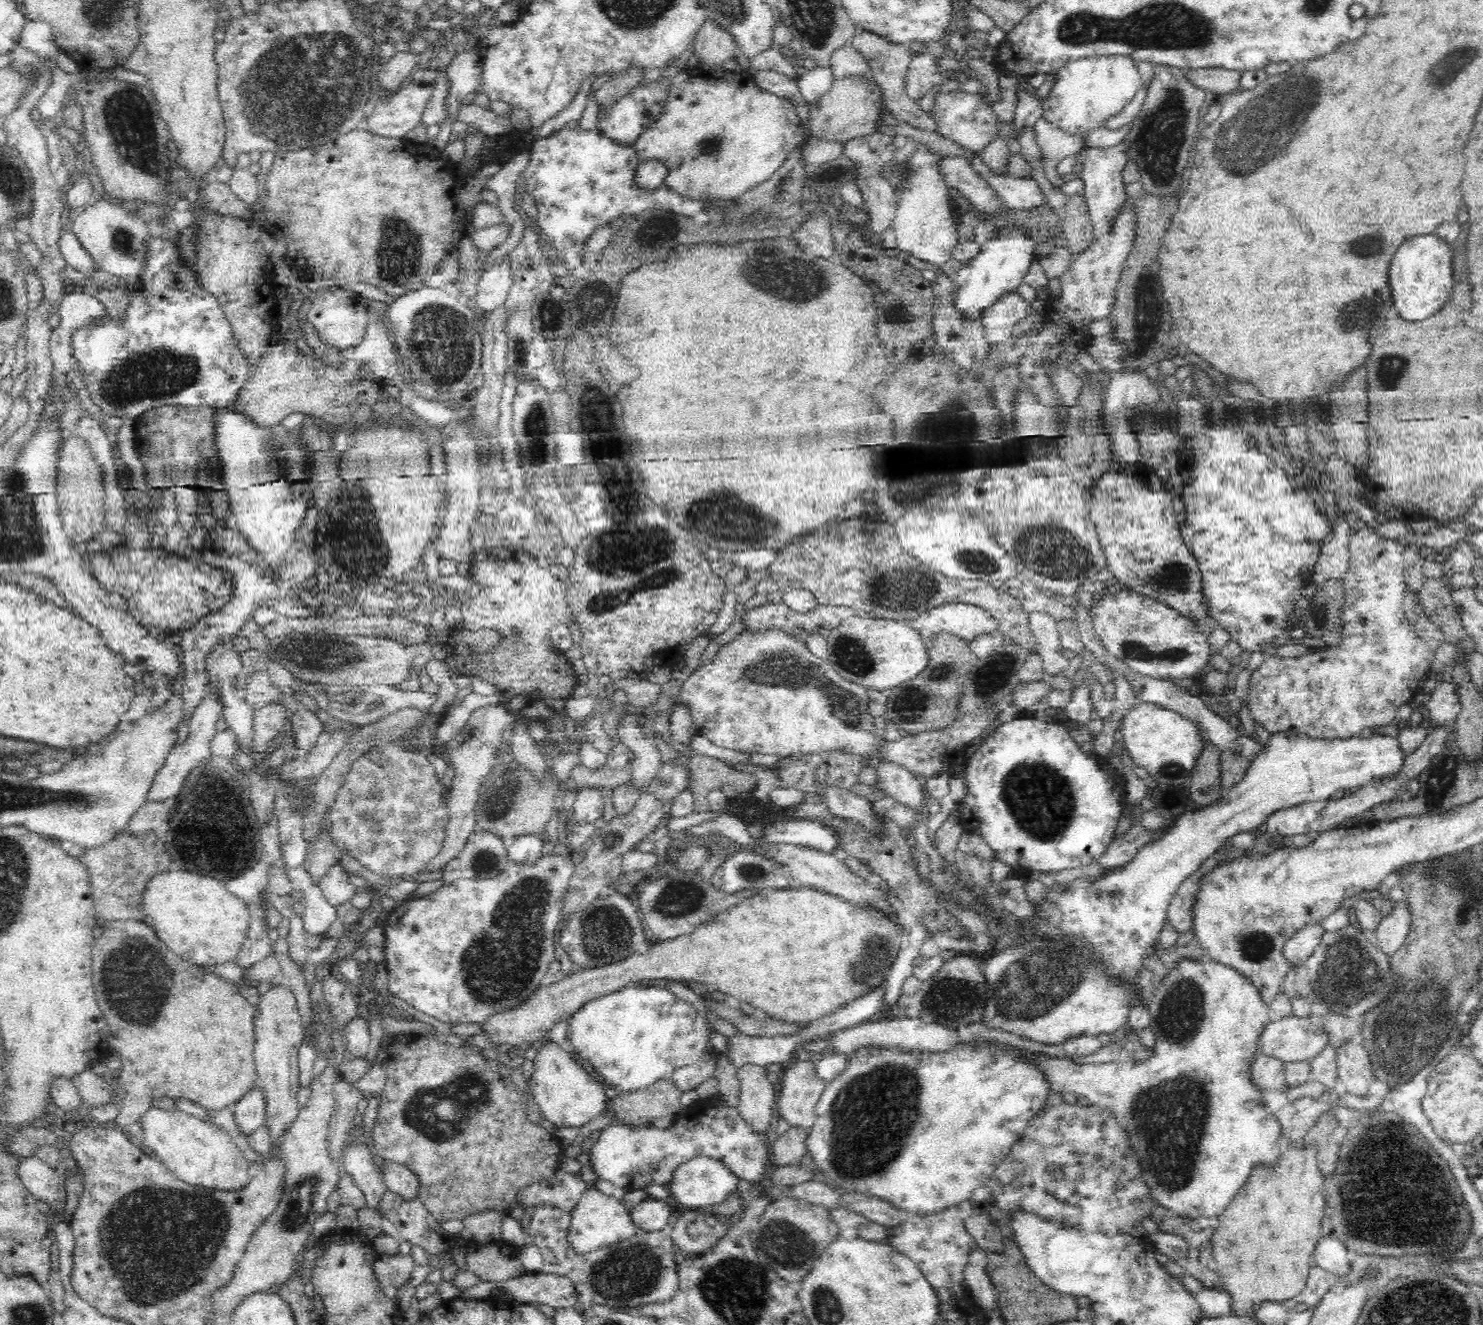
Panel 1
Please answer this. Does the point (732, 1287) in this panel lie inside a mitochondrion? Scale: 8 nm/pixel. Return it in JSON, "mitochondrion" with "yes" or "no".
{"mitochondrion":"yes"}

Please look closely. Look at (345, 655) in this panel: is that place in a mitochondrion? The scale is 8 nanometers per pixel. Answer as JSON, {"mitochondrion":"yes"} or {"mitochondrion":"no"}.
{"mitochondrion":"yes"}

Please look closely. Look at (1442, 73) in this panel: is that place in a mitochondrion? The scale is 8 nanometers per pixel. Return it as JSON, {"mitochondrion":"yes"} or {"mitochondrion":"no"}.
{"mitochondrion":"yes"}

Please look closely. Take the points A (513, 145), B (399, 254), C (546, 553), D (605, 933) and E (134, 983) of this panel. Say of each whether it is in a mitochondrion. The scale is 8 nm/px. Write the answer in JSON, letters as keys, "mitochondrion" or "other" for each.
{"A":"other","B":"mitochondrion","C":"other","D":"mitochondrion","E":"mitochondrion"}

